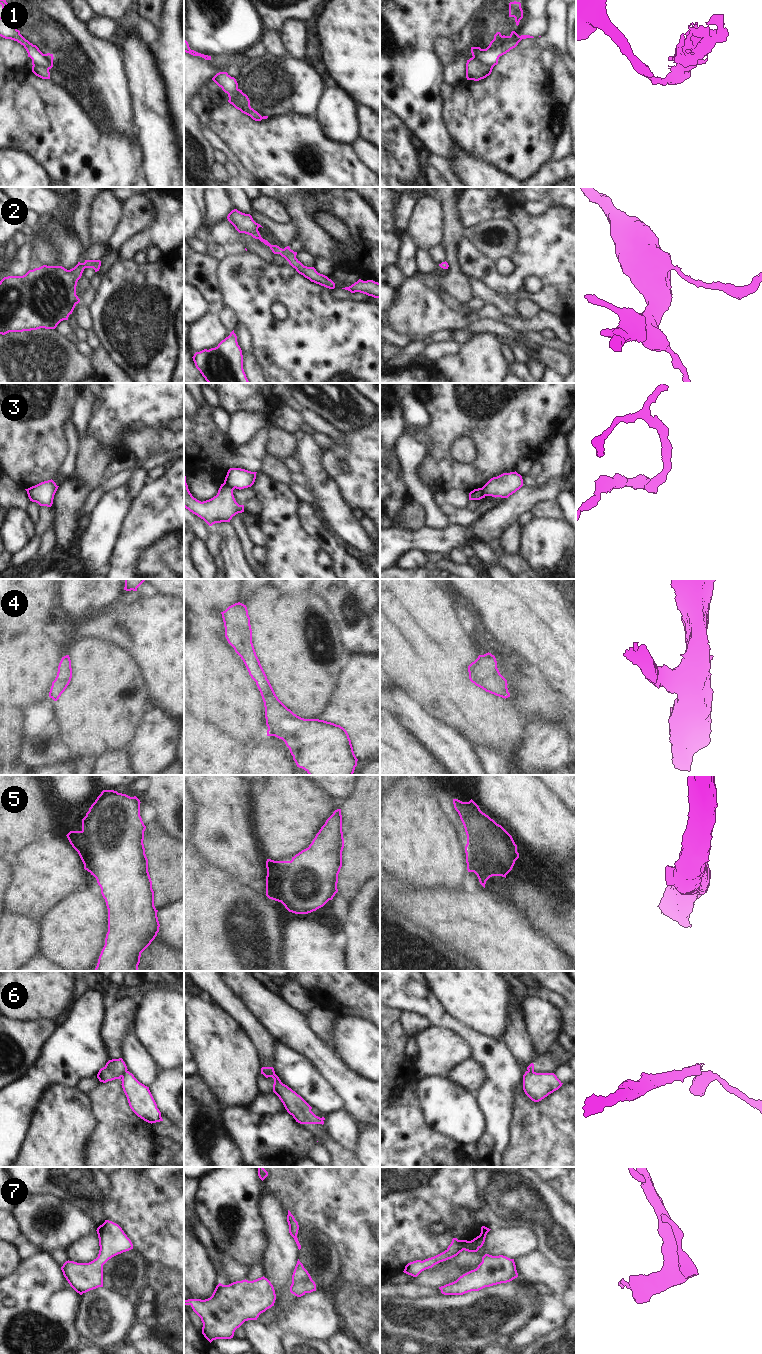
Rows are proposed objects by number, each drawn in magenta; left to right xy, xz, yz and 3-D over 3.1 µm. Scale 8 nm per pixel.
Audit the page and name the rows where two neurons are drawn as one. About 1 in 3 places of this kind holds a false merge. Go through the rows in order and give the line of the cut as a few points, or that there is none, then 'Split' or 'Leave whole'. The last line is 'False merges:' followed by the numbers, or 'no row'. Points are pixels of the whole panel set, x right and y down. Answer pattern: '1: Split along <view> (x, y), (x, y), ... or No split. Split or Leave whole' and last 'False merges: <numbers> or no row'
1: Split along yz (472, 57), (492, 67). Split
2: No split. Leave whole
3: Split along xz (223, 483), (233, 489). Split
4: No split. Leave whole
5: No split. Leave whole
6: Split along xy (126, 1070), (121, 1076). Split
7: No split. Leave whole
False merges: 1, 3, 6.

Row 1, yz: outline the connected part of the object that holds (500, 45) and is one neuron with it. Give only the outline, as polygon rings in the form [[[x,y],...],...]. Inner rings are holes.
[[[512,31],[509,36],[502,36],[500,32],[497,32],[486,49],[471,47],[471,53],[476,61],[481,62],[483,65],[494,67],[498,64],[500,56],[515,48],[522,39],[526,38],[534,37],[530,35],[519,36],[515,31]]]

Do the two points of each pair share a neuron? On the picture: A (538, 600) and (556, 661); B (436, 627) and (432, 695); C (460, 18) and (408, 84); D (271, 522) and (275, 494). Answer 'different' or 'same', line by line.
A: same
B: same
C: same
D: same

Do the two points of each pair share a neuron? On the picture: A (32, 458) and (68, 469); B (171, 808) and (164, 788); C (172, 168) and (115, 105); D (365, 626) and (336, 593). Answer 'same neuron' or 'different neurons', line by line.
A: different neurons
B: same neuron
C: different neurons
D: same neuron

